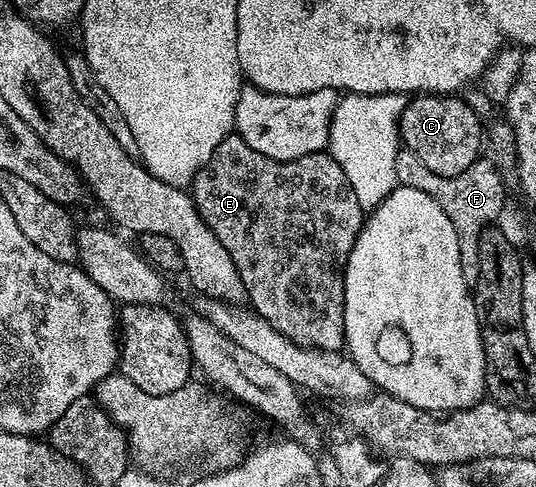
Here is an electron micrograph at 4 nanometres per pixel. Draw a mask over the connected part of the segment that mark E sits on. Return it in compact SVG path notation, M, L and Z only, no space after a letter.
M230 135L223 139L223 143L219 143L219 147L215 147L211 159L207 159L207 163L195 175L191 186L191 196L197 205L199 215L207 223L207 227L211 227L211 231L215 231L215 239L219 239L219 243L223 243L223 247L227 247L227 255L231 255L235 267L239 271L239 279L243 279L245 295L253 312L258 313L263 319L267 319L267 323L271 323L271 327L275 327L277 331L287 335L297 345L305 345L309 349L322 349L332 353L346 348L345 268L347 259L355 247L355 239L361 233L363 211L359 207L359 199L355 199L355 191L351 187L347 175L343 175L343 167L339 167L339 163L335 163L335 159L330 157L328 152L312 153L303 159L294 161L276 161L259 155L259 151L251 151L251 147L247 147L247 143L243 143L241 137Z

